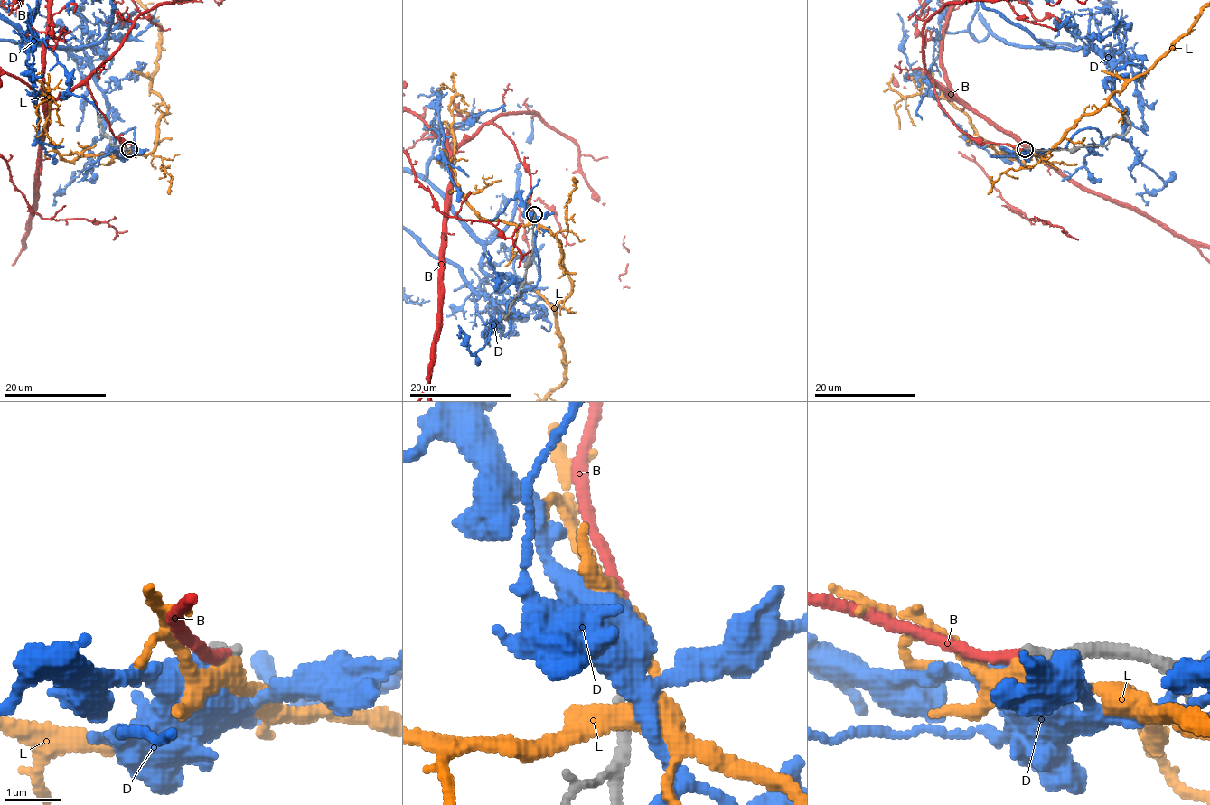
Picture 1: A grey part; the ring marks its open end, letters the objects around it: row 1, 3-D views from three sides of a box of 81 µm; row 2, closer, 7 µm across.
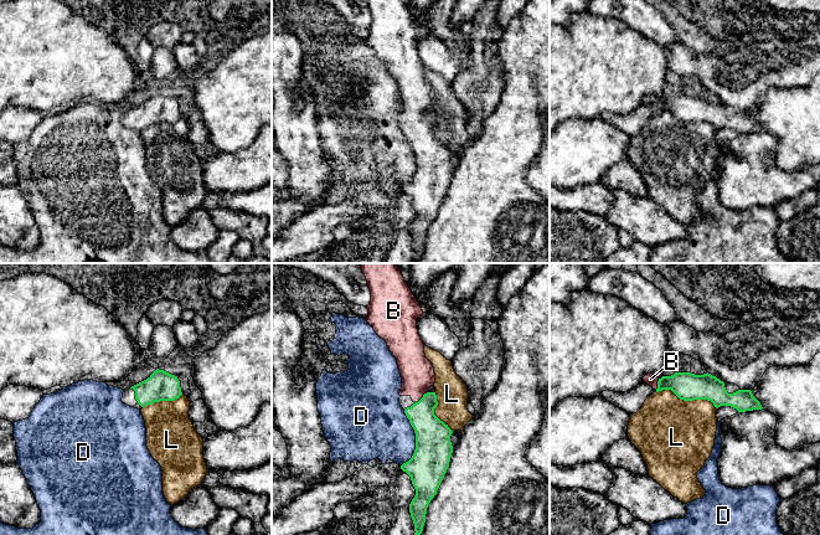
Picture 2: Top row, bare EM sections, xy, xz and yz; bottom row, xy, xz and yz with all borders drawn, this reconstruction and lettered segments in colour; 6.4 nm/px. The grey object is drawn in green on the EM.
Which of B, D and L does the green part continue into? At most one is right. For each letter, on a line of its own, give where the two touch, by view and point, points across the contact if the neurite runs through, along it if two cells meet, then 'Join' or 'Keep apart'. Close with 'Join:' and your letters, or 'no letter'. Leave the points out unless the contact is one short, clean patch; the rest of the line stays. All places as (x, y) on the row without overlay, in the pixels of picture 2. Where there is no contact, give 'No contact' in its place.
B: Touches green at yz (658, 107). Path across: yz (687, 108), (682, 106), (658, 107), (650, 101). Join
D: Touches green at xz (416, 160). Boundary: xz (403, 132), (414, 155), (414, 174), (401, 188). Keep apart
L: Touches green at yz (686, 122). Boundary: yz (655, 113), (671, 112), (684, 122), (708, 122), (716, 130). Keep apart
Join: B

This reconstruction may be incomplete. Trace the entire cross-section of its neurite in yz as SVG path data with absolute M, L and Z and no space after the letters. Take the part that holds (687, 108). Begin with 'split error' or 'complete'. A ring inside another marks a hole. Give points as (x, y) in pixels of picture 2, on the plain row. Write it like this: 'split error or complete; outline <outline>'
split error; outline M675 94L671 98L662 98L661 101L648 96L643 99L643 103L650 107L656 114L671 112L680 122L707 122L716 130L731 128L738 134L763 130L751 112L738 112L728 115L724 104L708 94L703 97Z

